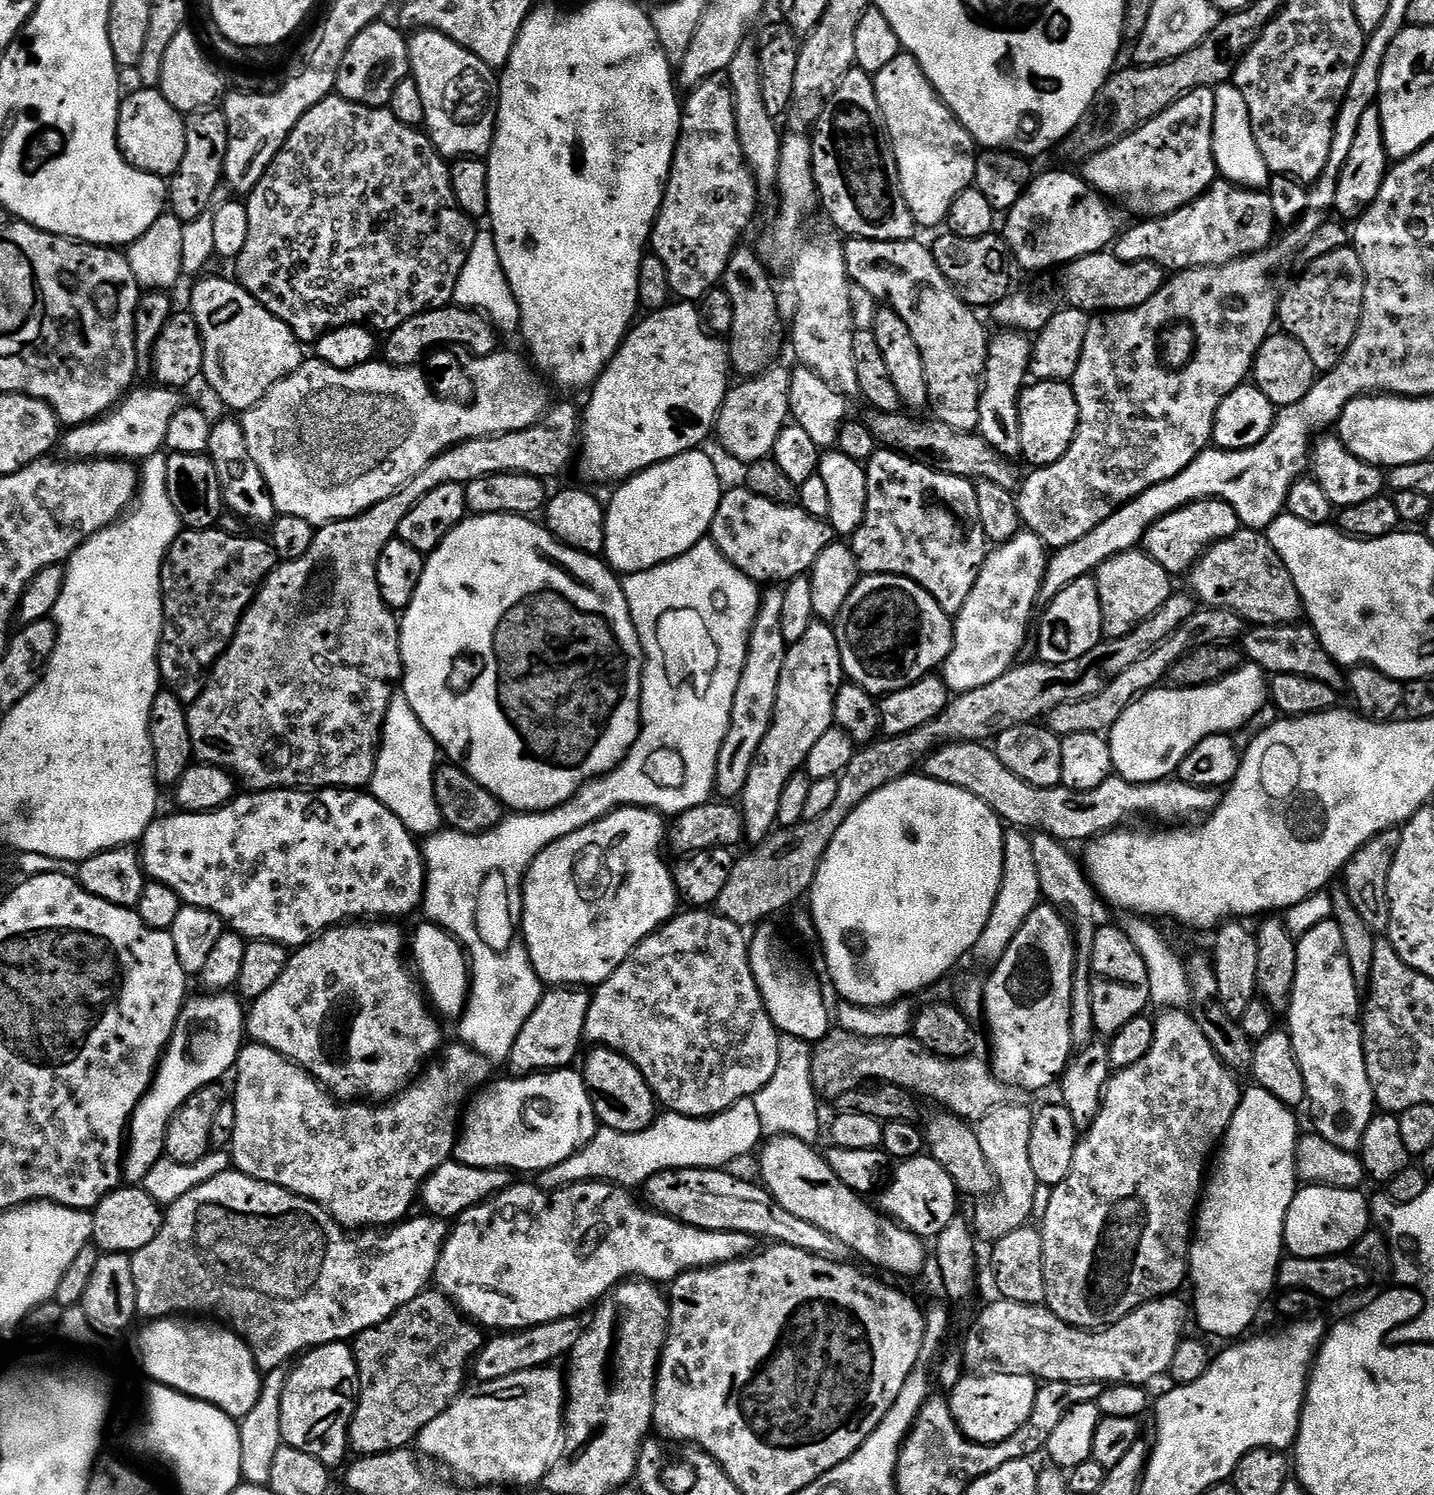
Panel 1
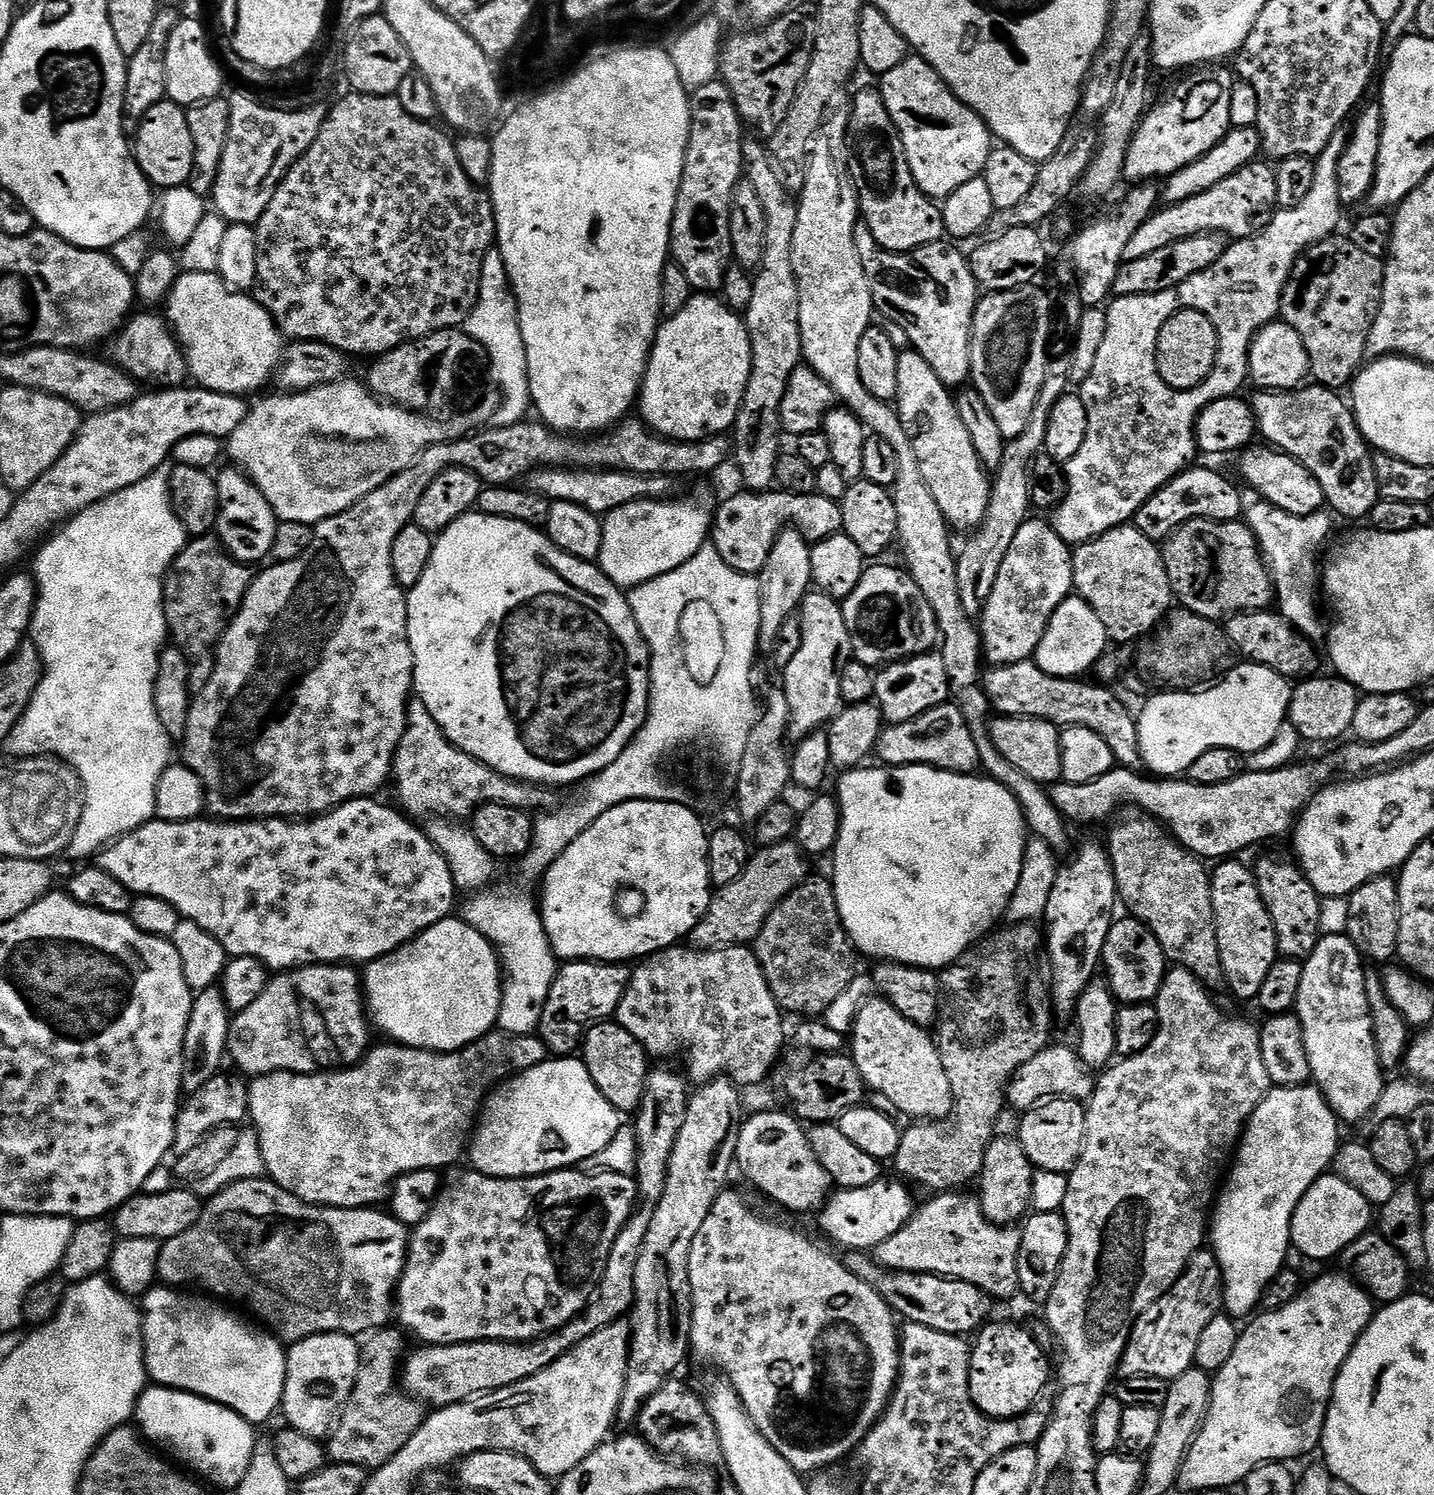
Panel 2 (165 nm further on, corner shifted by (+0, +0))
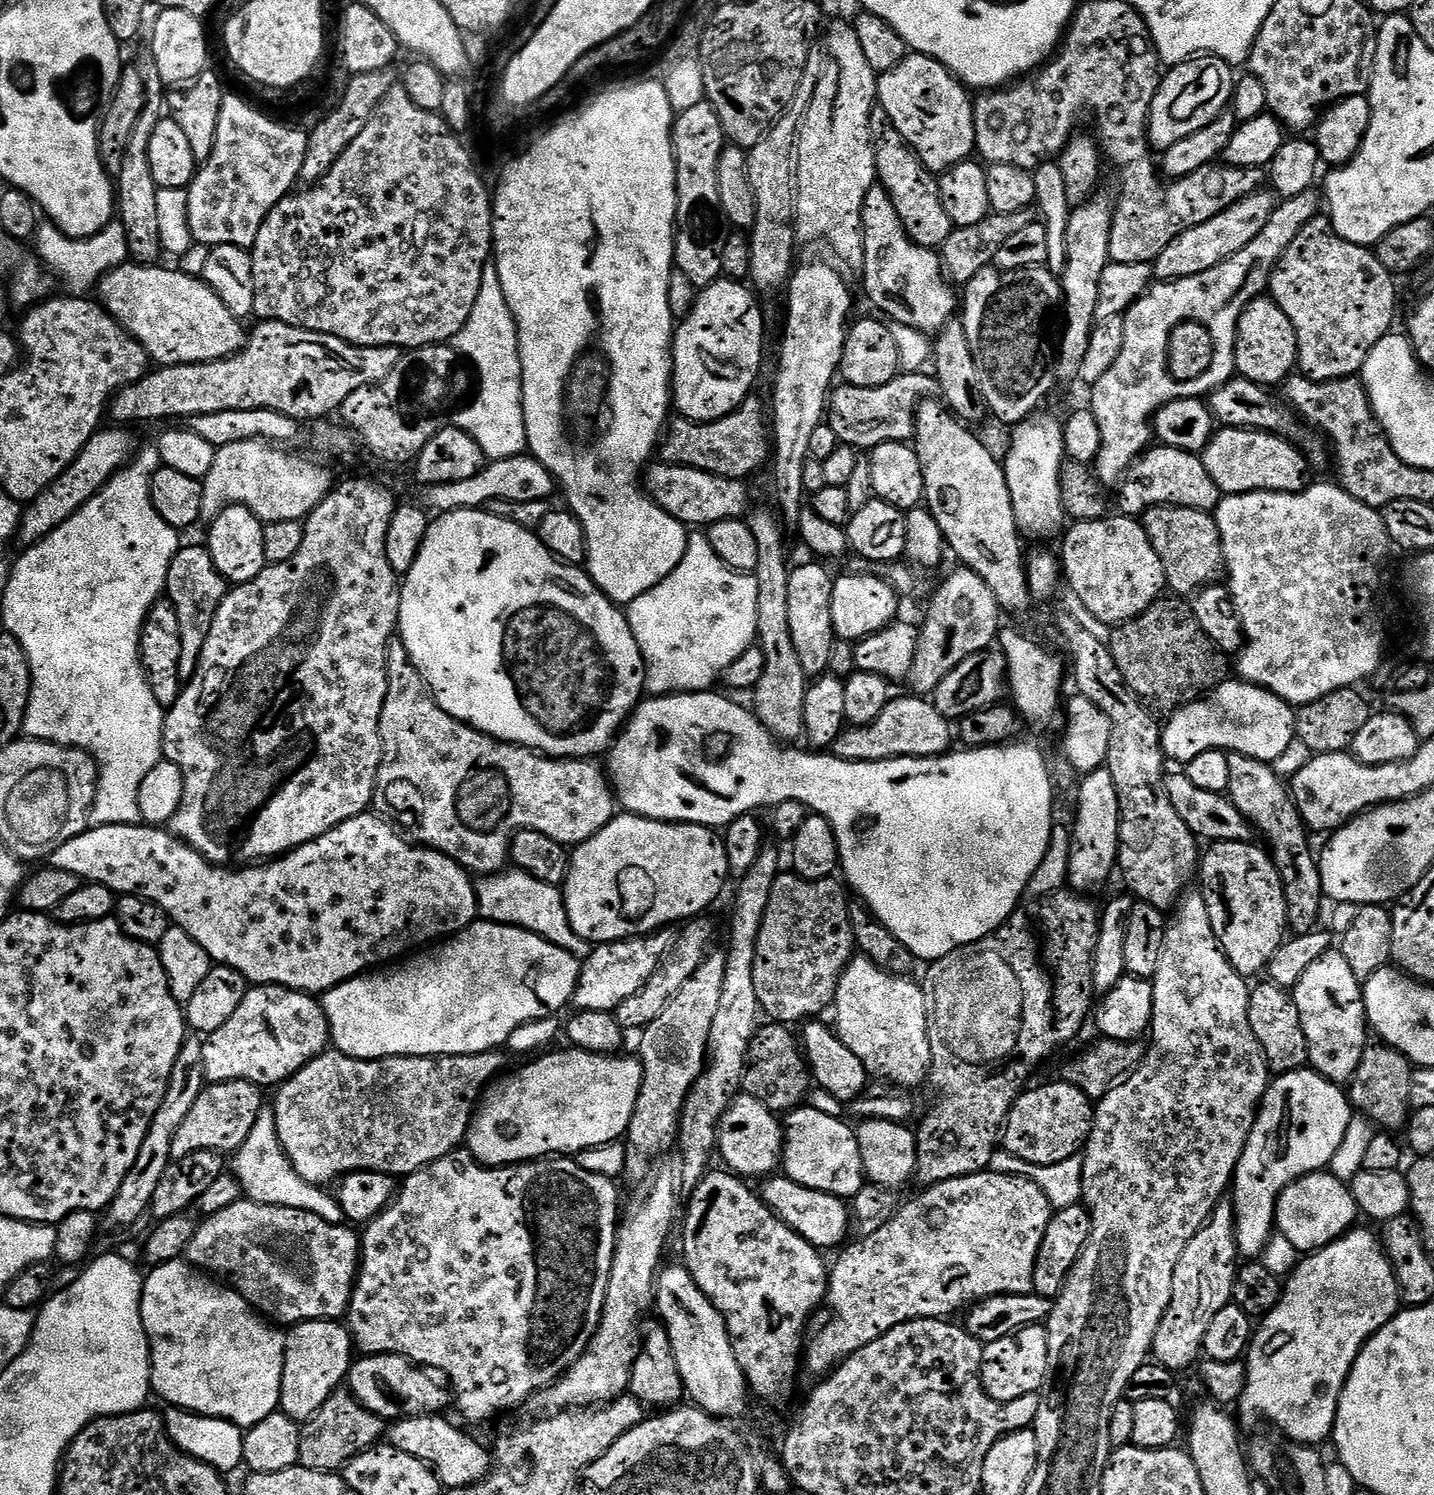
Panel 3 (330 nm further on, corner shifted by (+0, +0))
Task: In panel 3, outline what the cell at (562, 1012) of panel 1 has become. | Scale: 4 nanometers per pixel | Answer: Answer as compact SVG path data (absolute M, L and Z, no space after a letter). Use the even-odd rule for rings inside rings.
M668 930L650 932L646 936L631 936L628 940L616 940L613 944L598 944L583 957L580 977L576 982L576 992L572 995L572 1004L582 1012L610 1012L626 998L638 994L642 986L658 970L662 954L671 944L673 933Z

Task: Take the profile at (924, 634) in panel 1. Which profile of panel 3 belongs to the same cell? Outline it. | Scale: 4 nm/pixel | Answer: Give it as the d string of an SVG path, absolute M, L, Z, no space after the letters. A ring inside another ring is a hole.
M839 576L832 581L832 597L830 598L830 618L832 630L836 633L837 642L832 647L828 672L839 678L847 678L856 668L854 647L844 640L859 642L888 628L897 619L896 611L902 603L901 597L893 592L883 579L876 576Z

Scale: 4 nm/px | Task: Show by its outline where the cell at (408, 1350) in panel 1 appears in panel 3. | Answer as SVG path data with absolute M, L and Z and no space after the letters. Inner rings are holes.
M337 1390L310 1419L300 1424L300 1441L298 1442L299 1467L306 1470L323 1472L340 1472L344 1465L367 1448L375 1448L381 1443L386 1432L385 1421L366 1410L347 1390Z

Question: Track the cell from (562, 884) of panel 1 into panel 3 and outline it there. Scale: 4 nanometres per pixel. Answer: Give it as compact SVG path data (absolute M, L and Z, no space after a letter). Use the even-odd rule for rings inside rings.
M617 814L613 816L612 821L607 826L598 830L598 834L594 834L586 842L575 845L570 856L568 879L564 881L562 891L564 893L564 905L570 918L570 926L582 939L591 942L593 945L598 945L613 944L616 940L628 940L631 936L646 936L650 932L659 932L672 926L668 924L677 923L676 925L679 925L681 922L687 922L707 913L704 911L723 894L724 883L727 880L730 880L730 873L726 862L724 842L713 829L706 828L702 824L673 824L667 820L651 820L645 816Z

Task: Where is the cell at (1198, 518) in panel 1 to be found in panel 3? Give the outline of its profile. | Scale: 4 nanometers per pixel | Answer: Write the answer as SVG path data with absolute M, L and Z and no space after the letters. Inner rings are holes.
M1163 446L1149 447L1144 455L1138 457L1124 473L1119 485L1116 500L1114 496L1114 508L1121 516L1133 518L1143 517L1150 508L1199 508L1201 510L1215 509L1222 499L1220 487L1210 478L1210 474L1204 466L1204 461L1199 455L1183 452L1177 448L1165 448Z

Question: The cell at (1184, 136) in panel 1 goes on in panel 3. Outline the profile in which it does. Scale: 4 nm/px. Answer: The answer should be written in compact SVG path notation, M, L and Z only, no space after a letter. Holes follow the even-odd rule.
M1197 56L1186 60L1182 64L1169 67L1163 73L1160 81L1160 89L1152 100L1152 107L1148 109L1148 131L1146 139L1153 149L1163 150L1190 138L1190 134L1198 134L1210 122L1214 122L1229 107L1232 98L1232 89L1234 87L1233 65L1226 63L1225 60L1219 60L1217 56Z

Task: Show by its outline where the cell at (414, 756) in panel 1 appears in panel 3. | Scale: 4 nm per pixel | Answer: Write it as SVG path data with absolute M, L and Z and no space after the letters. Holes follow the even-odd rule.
M501 870L495 874L488 874L483 877L484 881L476 884L476 903L478 912L485 920L493 920L496 924L512 924L515 928L525 928L527 932L538 934L542 938L546 938L550 943L558 945L562 950L566 950L577 958L583 958L590 951L589 941L584 940L570 926L570 918L568 911L564 905L564 893L555 884L547 884L546 882L538 882L536 876L532 876L528 872L519 870Z

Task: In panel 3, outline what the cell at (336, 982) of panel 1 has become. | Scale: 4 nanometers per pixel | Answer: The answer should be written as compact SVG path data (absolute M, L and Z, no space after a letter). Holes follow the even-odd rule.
M276 984L249 987L242 1006L219 1028L213 1036L203 1041L204 1074L211 1083L221 1084L227 1080L245 1080L257 1086L279 1086L306 1067L315 1056L321 1056L329 1047L328 1019L324 1005L315 995L295 992L292 988L279 988Z

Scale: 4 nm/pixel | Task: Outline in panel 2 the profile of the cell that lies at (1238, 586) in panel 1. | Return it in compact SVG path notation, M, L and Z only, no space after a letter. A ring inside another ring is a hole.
M1188 520L1163 541L1162 551L1173 597L1202 618L1220 622L1238 612L1259 612L1273 603L1272 576L1247 523Z

